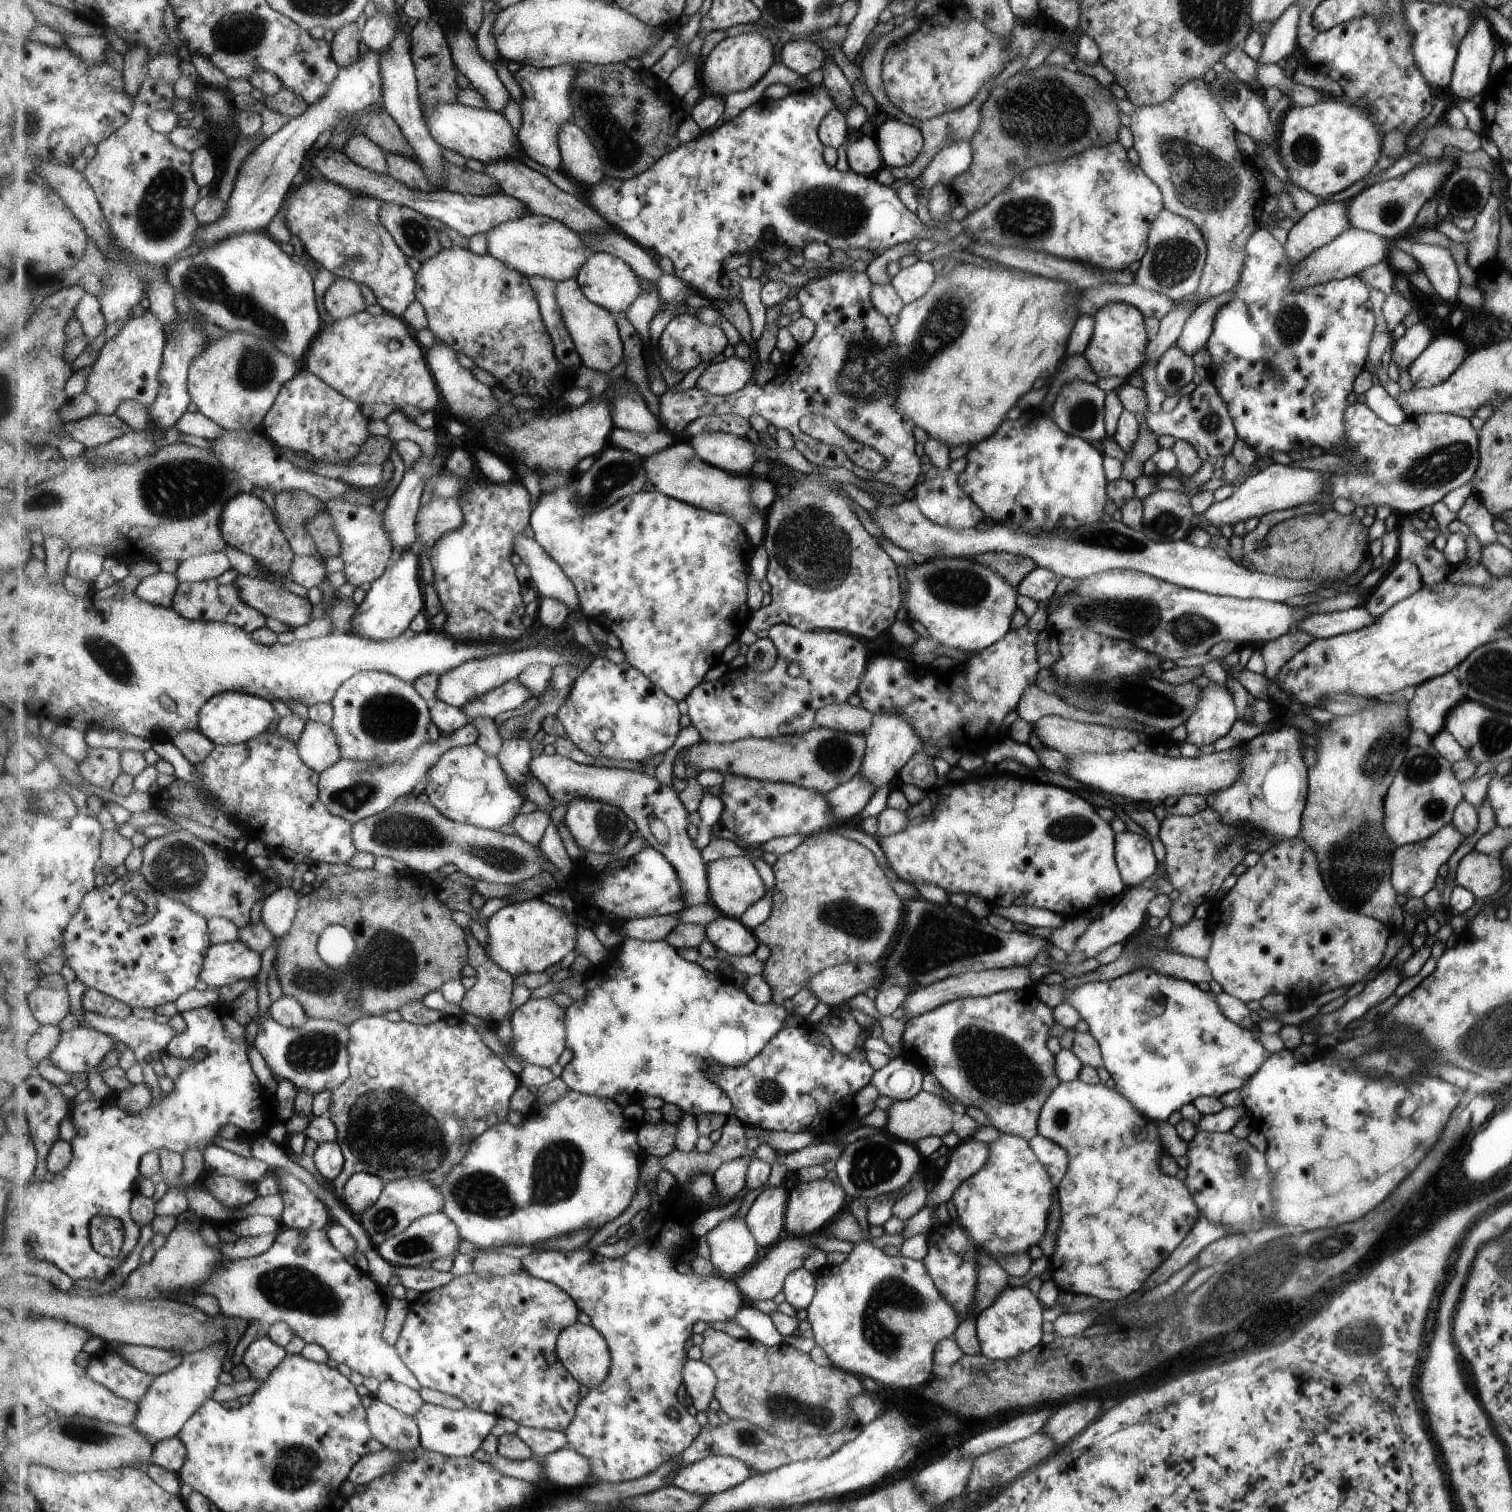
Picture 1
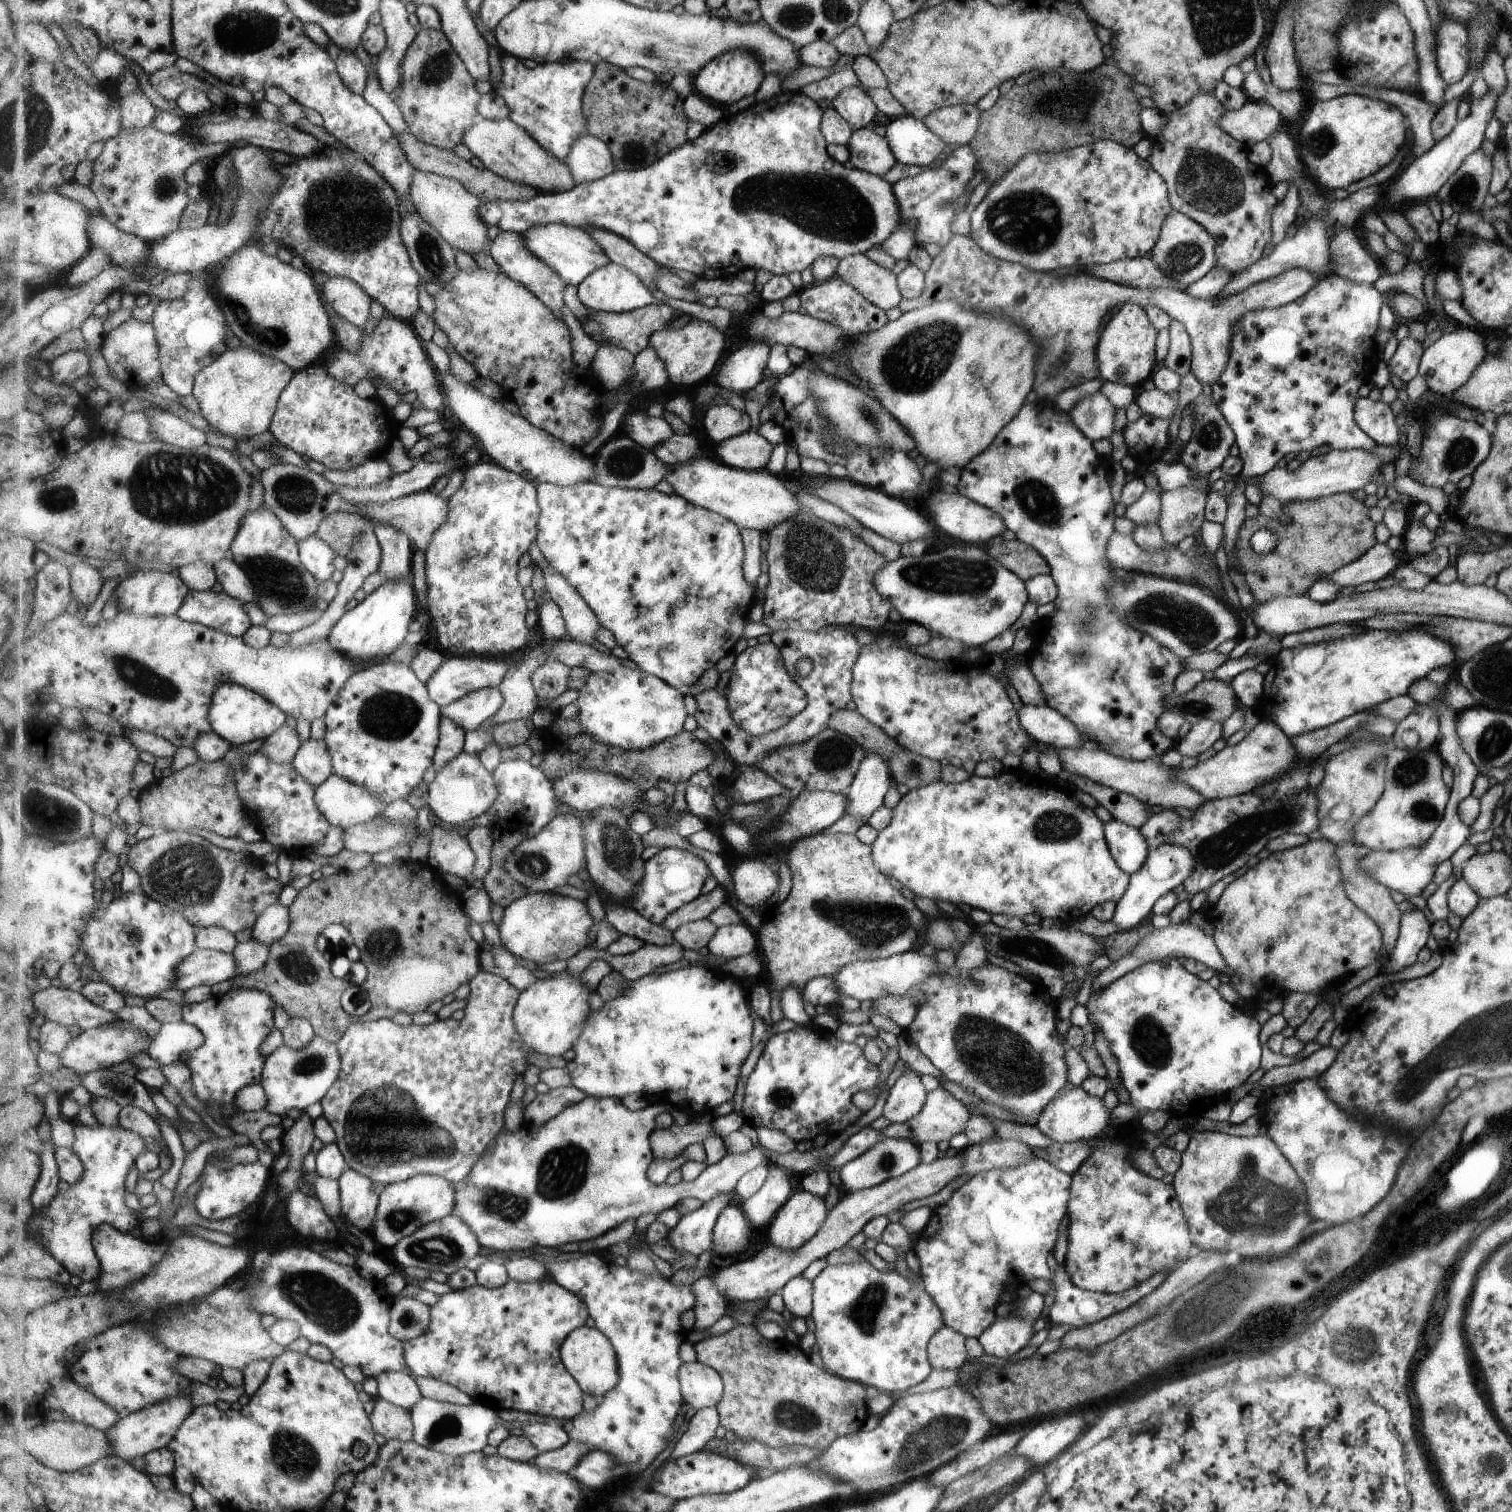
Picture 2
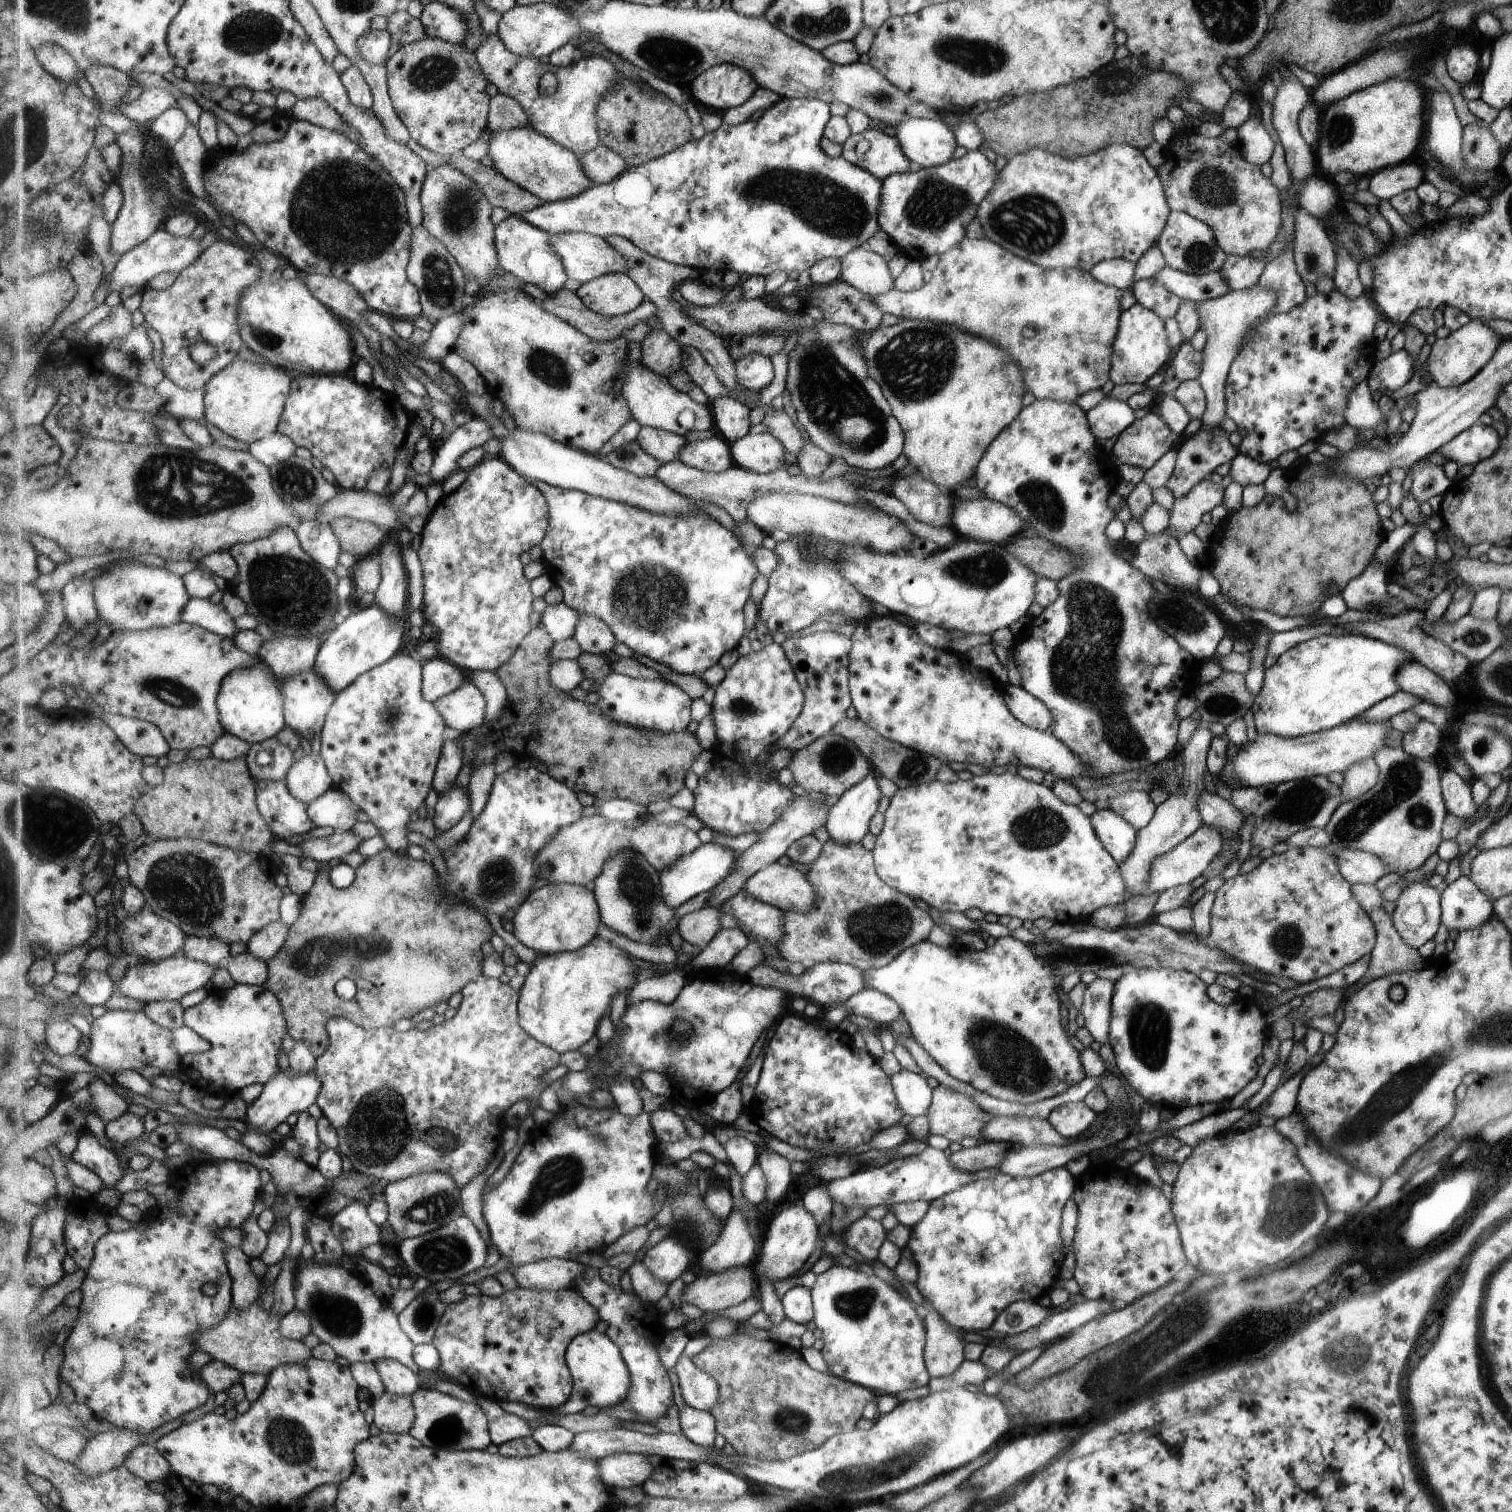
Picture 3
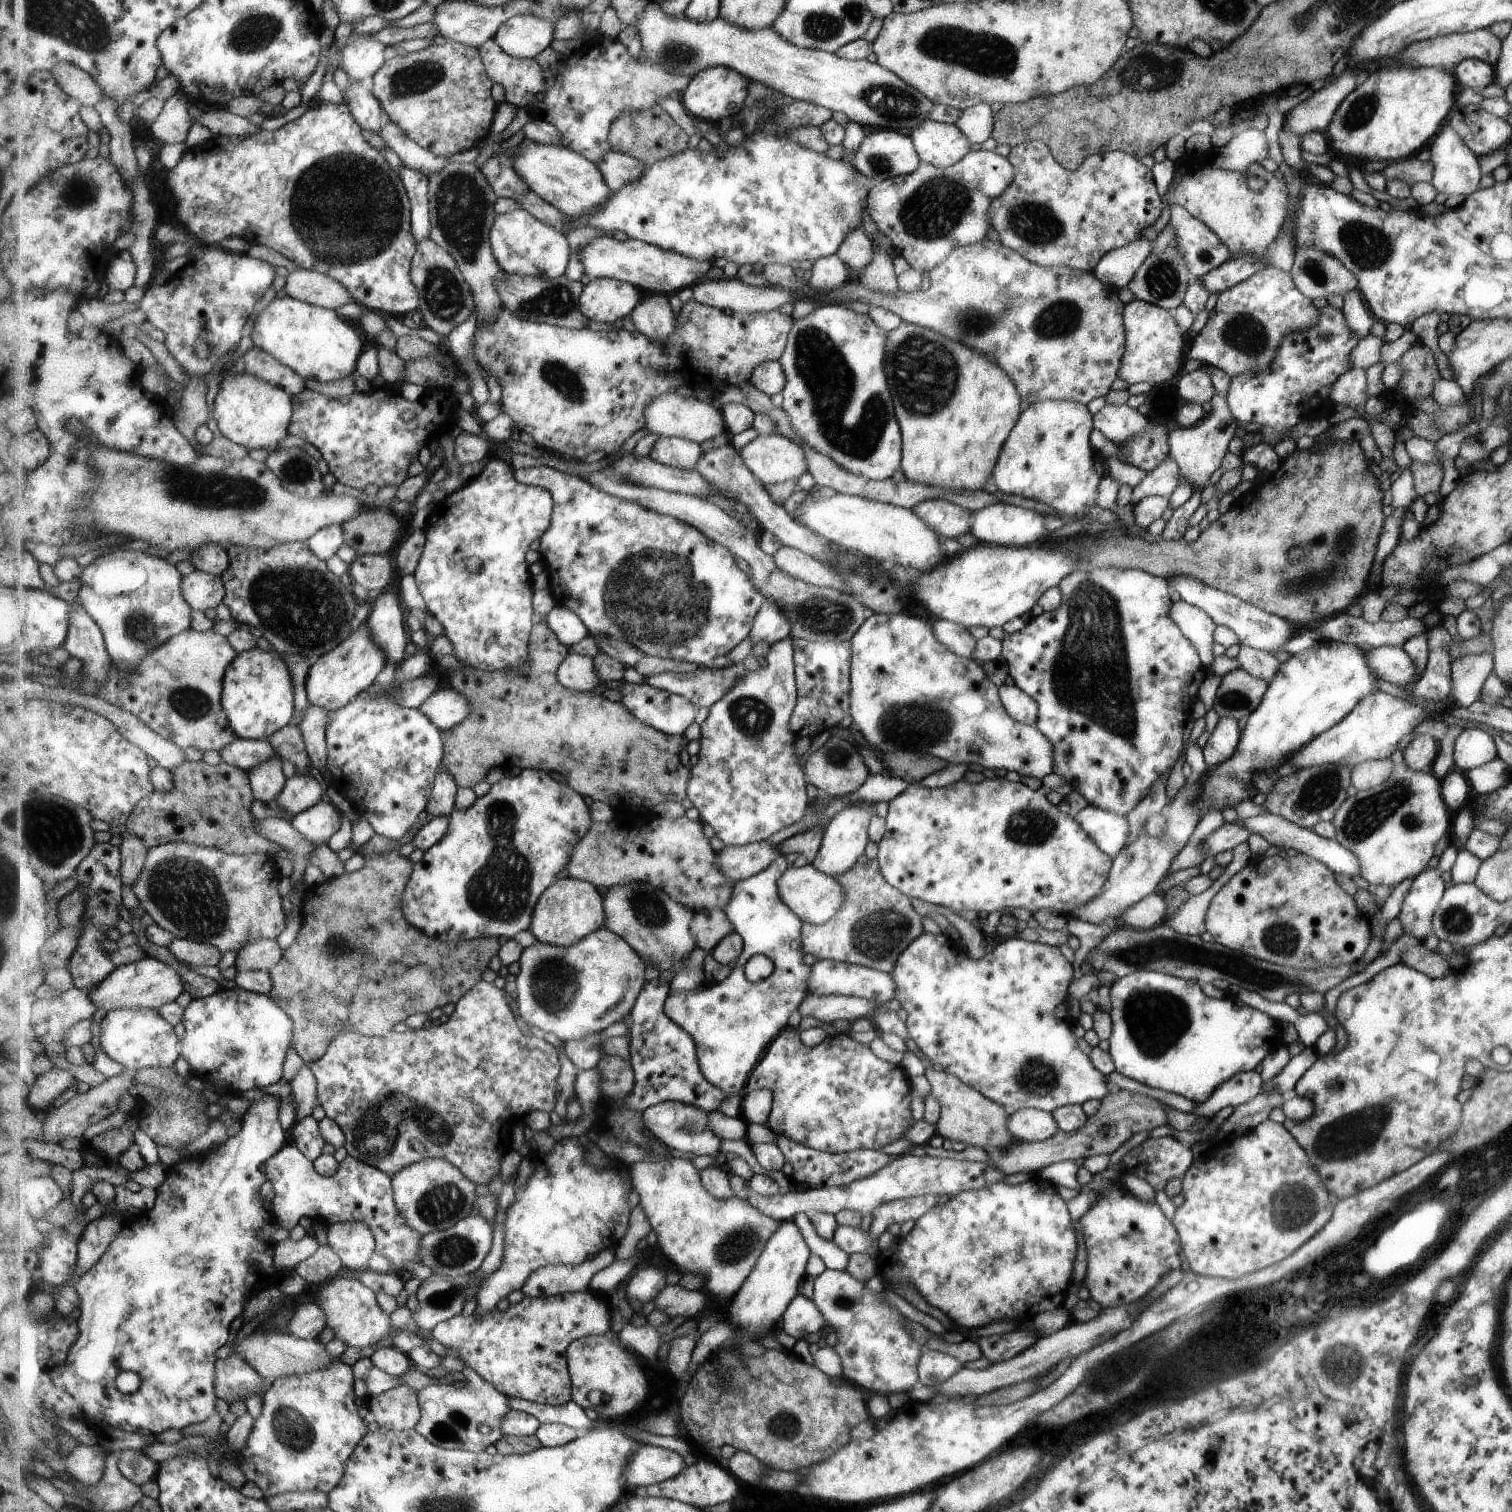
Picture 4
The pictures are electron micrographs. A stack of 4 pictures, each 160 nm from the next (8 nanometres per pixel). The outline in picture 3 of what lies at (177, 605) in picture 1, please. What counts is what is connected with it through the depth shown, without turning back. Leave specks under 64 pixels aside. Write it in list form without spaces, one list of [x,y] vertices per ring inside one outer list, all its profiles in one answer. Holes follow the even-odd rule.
[[[192,598],[190,603],[184,608],[182,614],[182,620],[186,623],[201,625],[203,628],[214,632],[215,634],[229,637],[234,639],[239,632],[237,626],[237,620],[227,612],[227,609],[224,607],[222,602],[218,604],[213,604],[211,600],[208,599],[196,599]]]

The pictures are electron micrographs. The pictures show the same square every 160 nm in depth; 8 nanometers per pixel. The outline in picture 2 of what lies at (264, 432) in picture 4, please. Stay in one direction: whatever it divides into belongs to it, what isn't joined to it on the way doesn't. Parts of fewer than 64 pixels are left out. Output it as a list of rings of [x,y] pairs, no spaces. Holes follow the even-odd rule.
[[[245,344],[240,348],[227,349],[213,364],[205,367],[196,376],[196,385],[192,394],[200,408],[199,414],[205,417],[213,429],[239,439],[253,438],[270,430],[278,402],[286,386],[294,378],[297,371],[282,360],[256,351]]]

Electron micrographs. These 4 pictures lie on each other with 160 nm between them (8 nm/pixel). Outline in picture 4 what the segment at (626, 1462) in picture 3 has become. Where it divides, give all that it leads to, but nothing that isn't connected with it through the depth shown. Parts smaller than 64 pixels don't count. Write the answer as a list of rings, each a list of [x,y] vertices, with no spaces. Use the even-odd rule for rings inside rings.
[[[647,1445],[641,1447],[628,1464],[624,1472],[625,1484],[629,1489],[637,1486],[654,1485],[678,1477],[682,1471],[689,1469],[690,1462],[678,1452]]]

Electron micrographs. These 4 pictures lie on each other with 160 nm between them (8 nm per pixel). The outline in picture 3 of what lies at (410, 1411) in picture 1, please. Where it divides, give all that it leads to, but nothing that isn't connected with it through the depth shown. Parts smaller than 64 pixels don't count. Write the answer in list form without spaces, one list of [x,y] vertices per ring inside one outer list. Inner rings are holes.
[[[383,1359],[376,1365],[386,1384],[386,1392],[412,1397],[421,1388],[419,1374],[406,1364],[395,1359]]]

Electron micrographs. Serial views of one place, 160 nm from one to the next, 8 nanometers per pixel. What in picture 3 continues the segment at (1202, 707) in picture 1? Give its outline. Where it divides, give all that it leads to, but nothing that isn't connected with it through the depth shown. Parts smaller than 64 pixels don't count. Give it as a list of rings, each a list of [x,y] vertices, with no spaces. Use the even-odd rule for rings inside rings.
[[[1200,722],[1185,748],[1179,752],[1183,756],[1182,767],[1184,771],[1180,778],[1181,783],[1178,784],[1178,791],[1171,793],[1166,800],[1157,805],[1149,822],[1143,828],[1136,830],[1135,844],[1129,851],[1129,854],[1124,856],[1121,864],[1119,864],[1121,877],[1123,882],[1125,882],[1127,899],[1130,896],[1142,895],[1146,888],[1145,884],[1148,879],[1149,867],[1158,856],[1175,848],[1184,838],[1187,838],[1202,825],[1196,802],[1198,801],[1198,795],[1210,789],[1208,784],[1209,776],[1206,770],[1206,752],[1213,736],[1214,734],[1211,734],[1206,724]]]

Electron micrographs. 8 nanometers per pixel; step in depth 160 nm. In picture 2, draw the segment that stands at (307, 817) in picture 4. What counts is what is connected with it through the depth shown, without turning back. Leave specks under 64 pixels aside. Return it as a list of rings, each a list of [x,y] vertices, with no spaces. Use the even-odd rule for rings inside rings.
[[[335,772],[318,786],[315,800],[323,816],[343,830],[381,816],[385,808],[369,789],[344,779]]]

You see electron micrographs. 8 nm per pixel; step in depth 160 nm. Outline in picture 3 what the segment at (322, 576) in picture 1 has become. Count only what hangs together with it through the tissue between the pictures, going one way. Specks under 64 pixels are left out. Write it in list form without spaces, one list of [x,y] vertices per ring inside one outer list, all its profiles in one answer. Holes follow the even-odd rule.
[[[303,521],[296,526],[296,532],[307,554],[329,570],[337,568],[342,544],[329,523]]]

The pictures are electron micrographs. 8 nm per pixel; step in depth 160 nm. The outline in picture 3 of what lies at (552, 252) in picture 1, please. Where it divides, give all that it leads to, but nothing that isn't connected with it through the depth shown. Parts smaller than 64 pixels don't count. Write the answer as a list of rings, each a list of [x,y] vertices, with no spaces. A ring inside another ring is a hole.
[[[560,232],[552,234],[550,239],[552,247],[555,247],[555,250],[563,257],[568,278],[574,278],[581,284],[609,273],[628,274],[630,265],[627,262],[627,257],[603,237],[589,233]]]

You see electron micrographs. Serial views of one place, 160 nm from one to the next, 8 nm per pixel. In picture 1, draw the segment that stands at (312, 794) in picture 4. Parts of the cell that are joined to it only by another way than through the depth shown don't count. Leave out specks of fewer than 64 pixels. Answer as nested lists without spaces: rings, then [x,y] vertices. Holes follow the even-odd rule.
[[[309,720],[297,743],[305,764],[319,774],[342,759],[341,741],[331,724]]]

